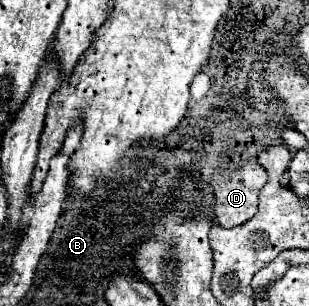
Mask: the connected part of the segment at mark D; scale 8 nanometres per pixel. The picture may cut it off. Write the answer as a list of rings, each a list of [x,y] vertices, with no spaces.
[[[248,159],[242,163],[240,169],[226,171],[226,173],[216,171],[210,179],[214,185],[214,193],[216,193],[218,223],[222,227],[236,227],[236,225],[242,225],[244,221],[248,221],[258,211],[258,193],[268,183],[268,171],[256,159]]]

